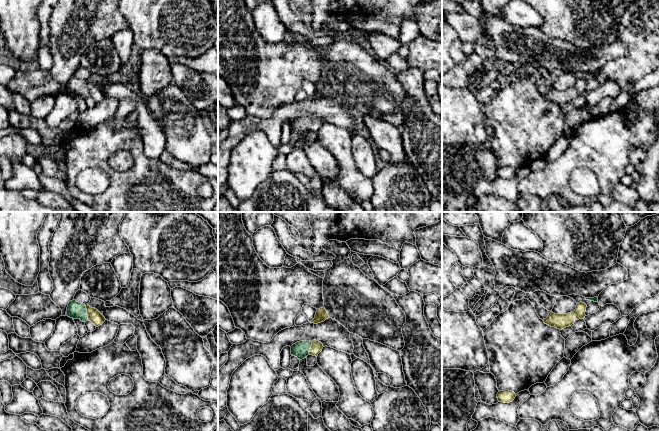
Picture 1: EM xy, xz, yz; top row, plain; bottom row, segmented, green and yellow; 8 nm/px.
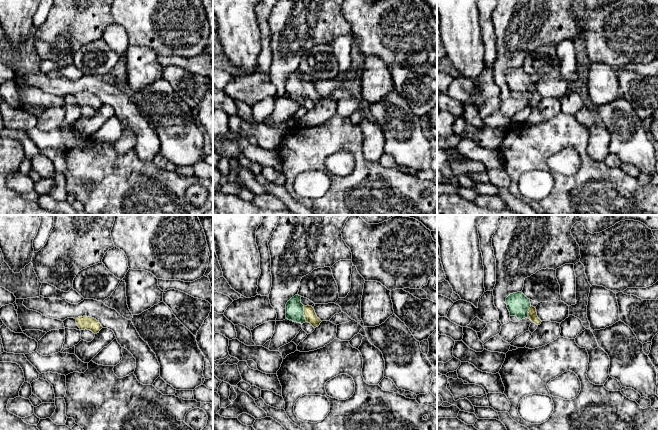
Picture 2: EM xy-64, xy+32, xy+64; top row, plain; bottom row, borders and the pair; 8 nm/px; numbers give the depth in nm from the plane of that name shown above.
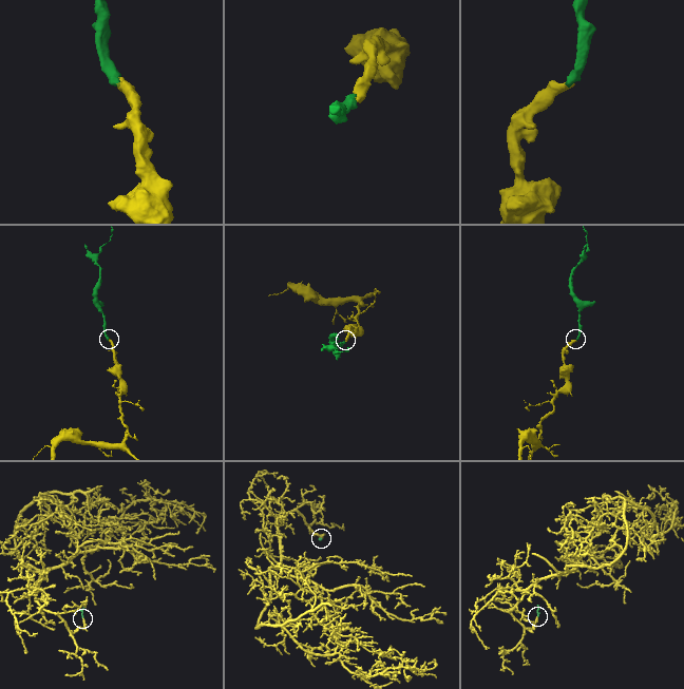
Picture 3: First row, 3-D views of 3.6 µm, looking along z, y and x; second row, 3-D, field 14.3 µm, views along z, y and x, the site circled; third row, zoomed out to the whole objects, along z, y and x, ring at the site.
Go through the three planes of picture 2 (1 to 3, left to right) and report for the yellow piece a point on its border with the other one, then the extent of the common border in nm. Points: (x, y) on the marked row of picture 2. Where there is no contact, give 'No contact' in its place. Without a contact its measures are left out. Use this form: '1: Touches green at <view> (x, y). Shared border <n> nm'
1: No contact
2: Touches green at xy+32 (303, 314). Shared border 130 nm
3: Touches green at xy+64 (529, 308). Shared border 70 nm

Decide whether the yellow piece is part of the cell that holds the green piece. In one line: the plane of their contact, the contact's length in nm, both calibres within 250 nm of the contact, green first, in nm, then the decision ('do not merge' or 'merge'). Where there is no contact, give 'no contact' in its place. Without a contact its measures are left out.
contact in xy; length 130 nm; calibres 140 and 100 nm; merge

